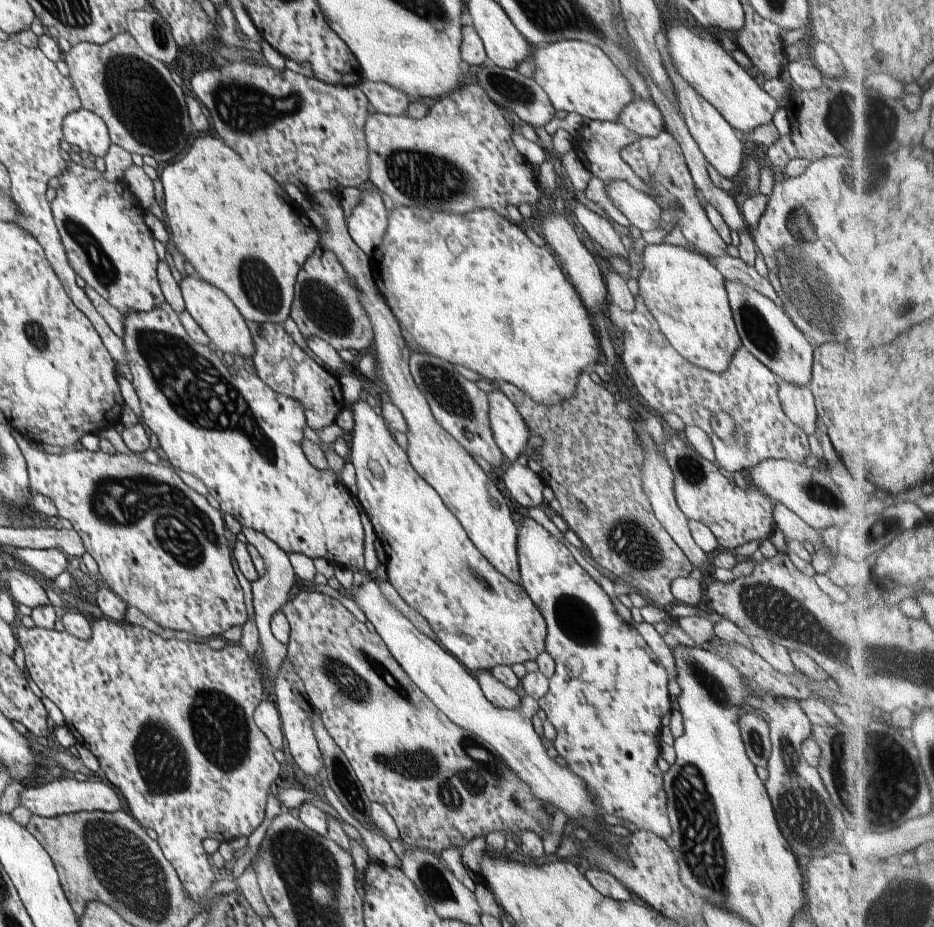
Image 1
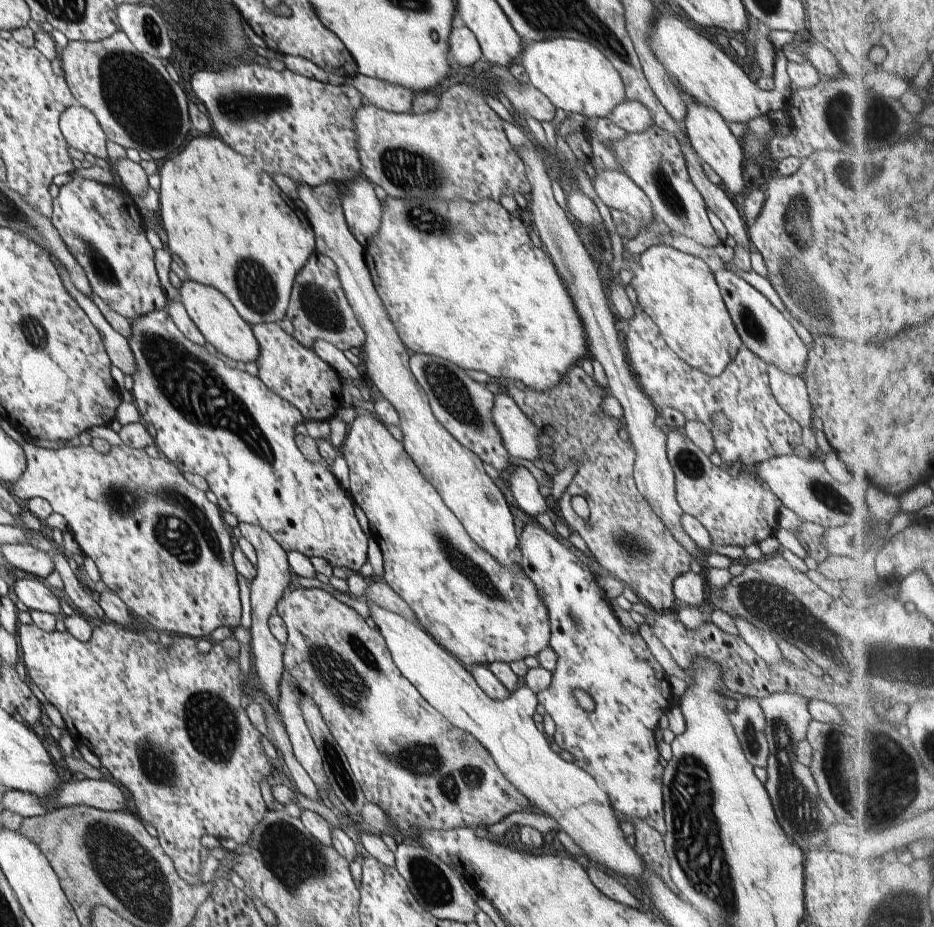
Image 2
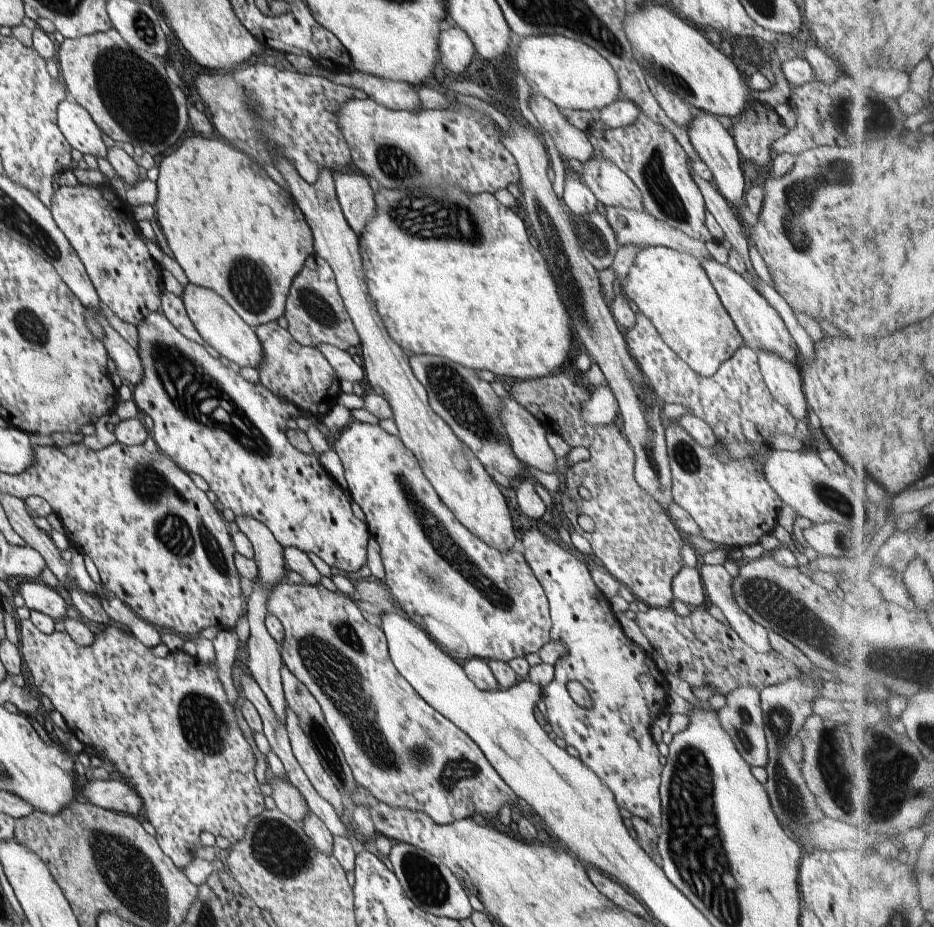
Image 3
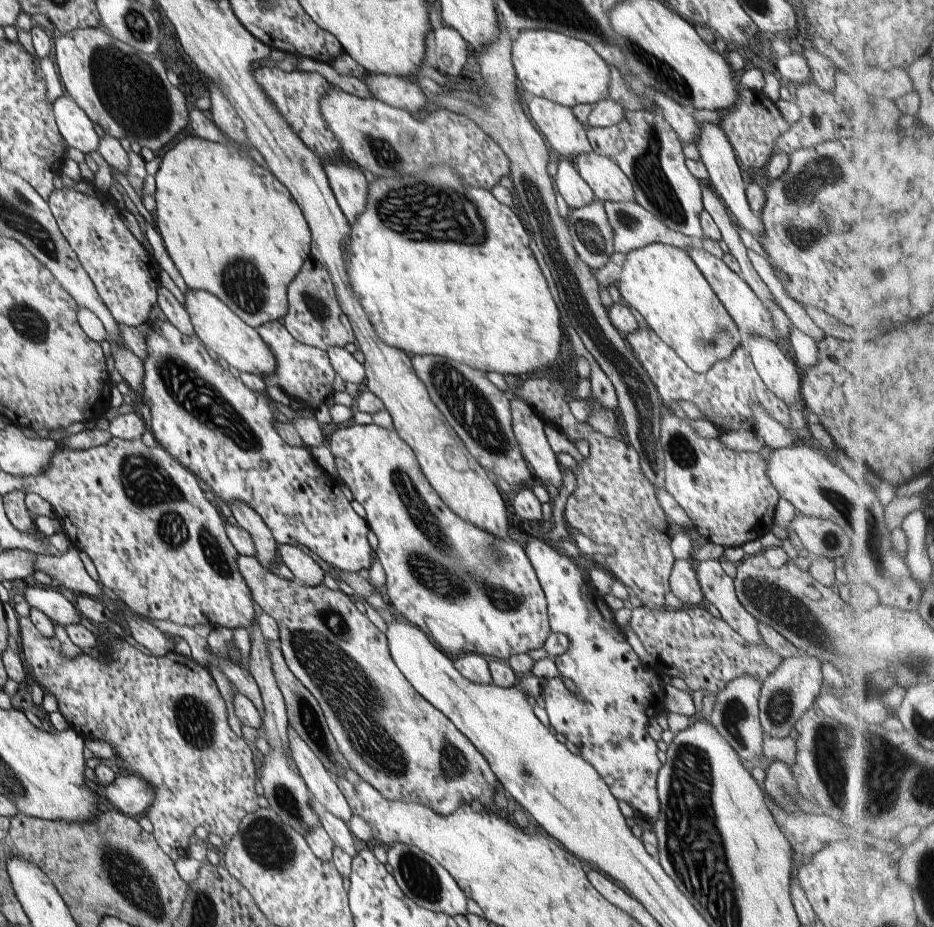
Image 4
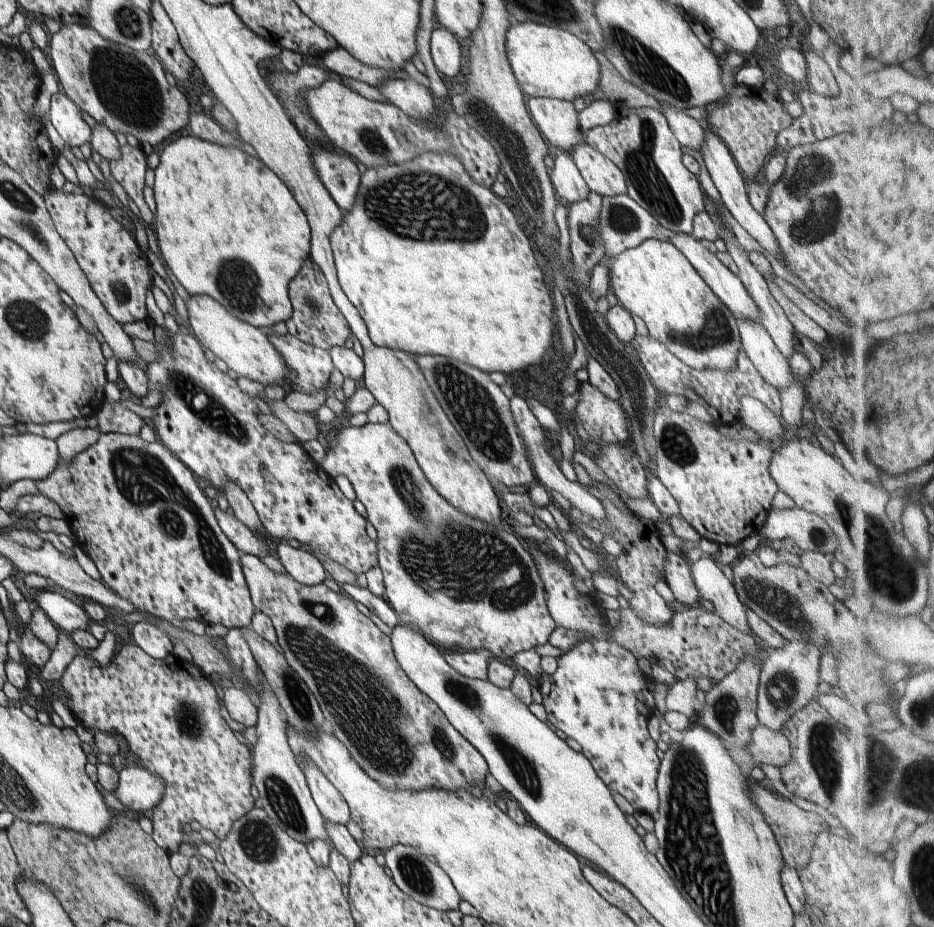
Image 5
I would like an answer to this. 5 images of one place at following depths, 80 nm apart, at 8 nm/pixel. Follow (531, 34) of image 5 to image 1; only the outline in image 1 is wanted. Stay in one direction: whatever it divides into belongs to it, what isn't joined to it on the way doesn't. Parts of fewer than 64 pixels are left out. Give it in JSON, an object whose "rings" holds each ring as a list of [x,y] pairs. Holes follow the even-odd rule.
{"rings":[[[564,39],[533,49],[536,64],[533,79],[546,91],[554,110],[577,112],[584,119],[618,122],[621,112],[635,100],[631,82],[596,45],[580,39]]]}

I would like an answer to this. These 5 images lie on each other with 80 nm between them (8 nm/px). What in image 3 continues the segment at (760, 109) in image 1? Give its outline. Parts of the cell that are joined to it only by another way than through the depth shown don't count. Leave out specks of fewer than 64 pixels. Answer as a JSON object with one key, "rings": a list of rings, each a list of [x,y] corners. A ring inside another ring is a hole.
{"rings":[[[640,6],[632,12],[627,8],[624,16],[624,34],[630,42],[632,54],[644,74],[658,78],[668,90],[678,94],[693,110],[707,111],[712,115],[727,116],[736,120],[747,110],[751,101],[770,109],[787,104],[791,91],[782,70],[782,60],[775,57],[777,83],[769,90],[751,90],[732,59],[716,49],[696,27],[686,24],[682,17],[662,6]]]}

